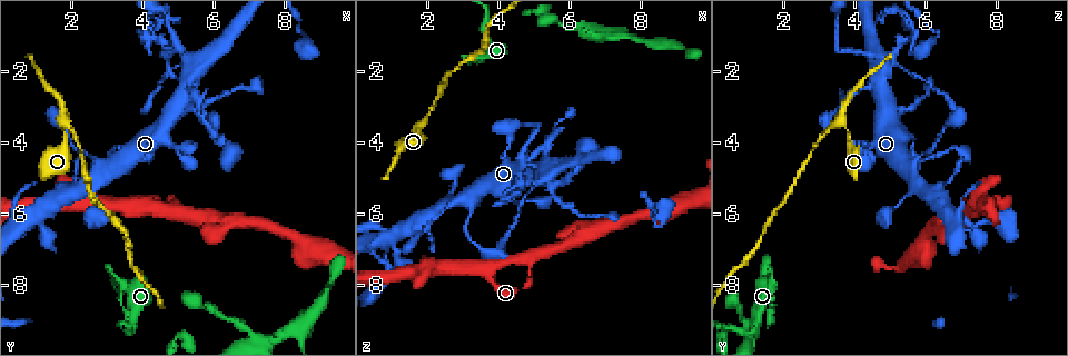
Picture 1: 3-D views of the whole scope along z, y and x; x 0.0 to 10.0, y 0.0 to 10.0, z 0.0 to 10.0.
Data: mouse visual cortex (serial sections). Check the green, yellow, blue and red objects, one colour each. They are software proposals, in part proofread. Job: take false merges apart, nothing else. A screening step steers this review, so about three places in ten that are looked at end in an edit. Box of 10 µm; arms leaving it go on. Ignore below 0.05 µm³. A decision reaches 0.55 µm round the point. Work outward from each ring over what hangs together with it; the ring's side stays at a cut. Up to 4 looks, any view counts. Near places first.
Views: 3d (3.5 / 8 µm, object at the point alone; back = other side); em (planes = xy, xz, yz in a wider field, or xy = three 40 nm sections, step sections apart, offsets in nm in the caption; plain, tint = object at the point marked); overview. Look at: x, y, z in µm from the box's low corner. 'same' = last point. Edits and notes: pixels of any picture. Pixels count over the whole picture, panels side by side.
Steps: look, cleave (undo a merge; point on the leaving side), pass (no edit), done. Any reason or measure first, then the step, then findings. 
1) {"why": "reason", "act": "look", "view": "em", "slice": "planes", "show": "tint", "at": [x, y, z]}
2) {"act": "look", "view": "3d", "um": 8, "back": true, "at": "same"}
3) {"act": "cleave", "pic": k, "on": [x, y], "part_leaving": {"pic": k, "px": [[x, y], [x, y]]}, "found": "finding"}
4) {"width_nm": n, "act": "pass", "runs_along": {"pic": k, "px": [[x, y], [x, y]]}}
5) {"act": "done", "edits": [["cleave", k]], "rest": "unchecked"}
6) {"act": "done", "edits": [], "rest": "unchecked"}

{"why": "sharp bend", "act": "look", "view": "3d", "um": 3.5, "at": [1.80, 3.45, 3.60]}

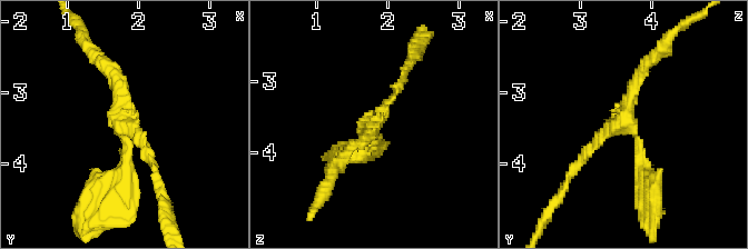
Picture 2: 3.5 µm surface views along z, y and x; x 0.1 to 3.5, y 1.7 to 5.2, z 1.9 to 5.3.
{"act": "look", "view": "em", "slice": "xy", "step": 5, "show": "tint", "at": [1.70, 3.45, 3.60]}

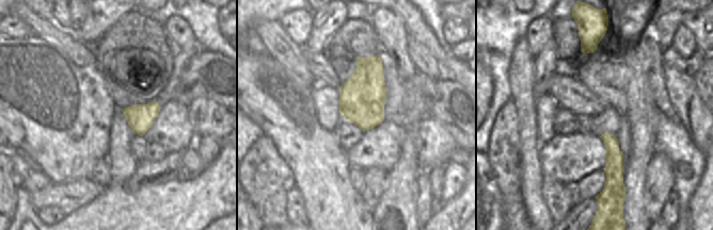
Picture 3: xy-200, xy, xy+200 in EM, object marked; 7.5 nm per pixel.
{"act": "pass", "found": "one cell here"}

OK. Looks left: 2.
{"why": "sharp bend", "act": "look", "view": "3d", "um": 3.5, "at": [4.95, 1.50, 5.20]}

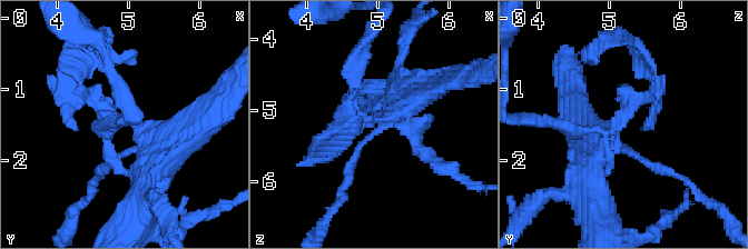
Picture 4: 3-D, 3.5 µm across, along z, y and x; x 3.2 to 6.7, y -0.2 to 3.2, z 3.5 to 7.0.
{"act": "look", "view": "em", "slice": "xy", "step": 5, "show": "tint", "at": [4.95, 1.45, 5.10]}

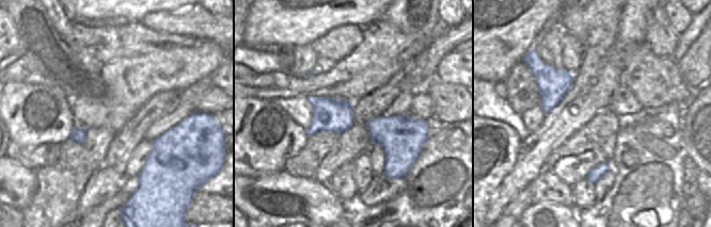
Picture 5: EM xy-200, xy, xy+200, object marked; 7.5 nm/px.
{"act": "cleave", "pic": 4, "on": [90, 95], "found": "two cells meet here"}

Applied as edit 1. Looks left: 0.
{"act": "done", "edits": [["cleave", 4]], "rest": "unchecked"}

